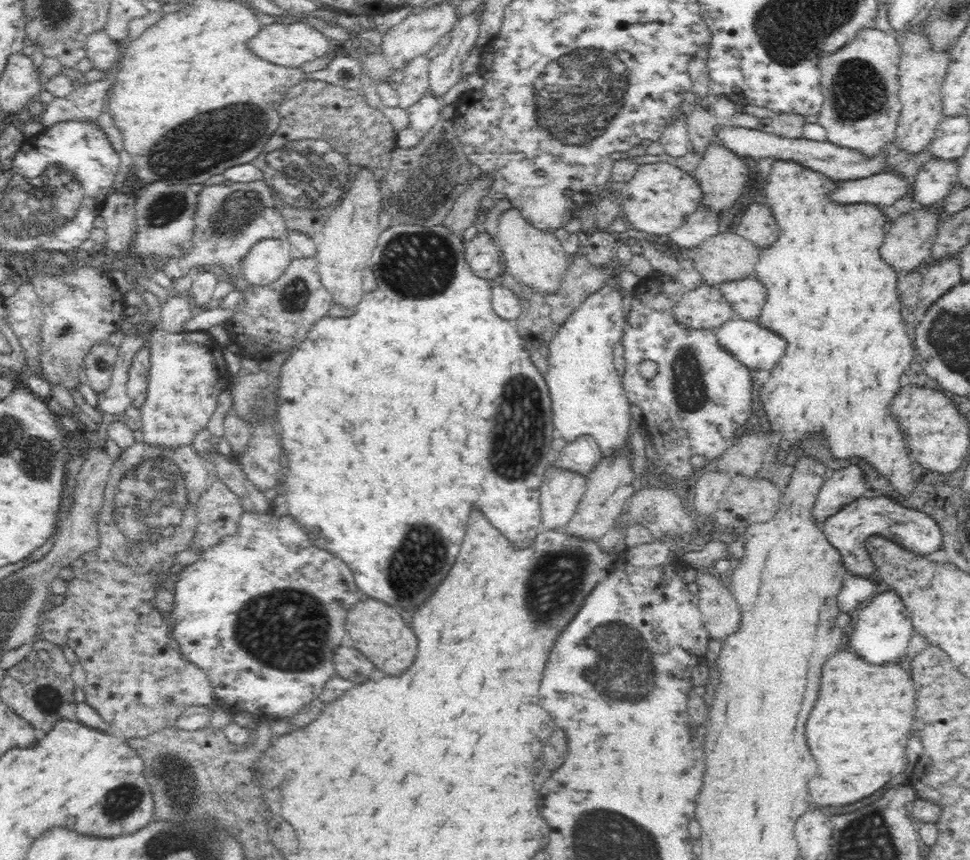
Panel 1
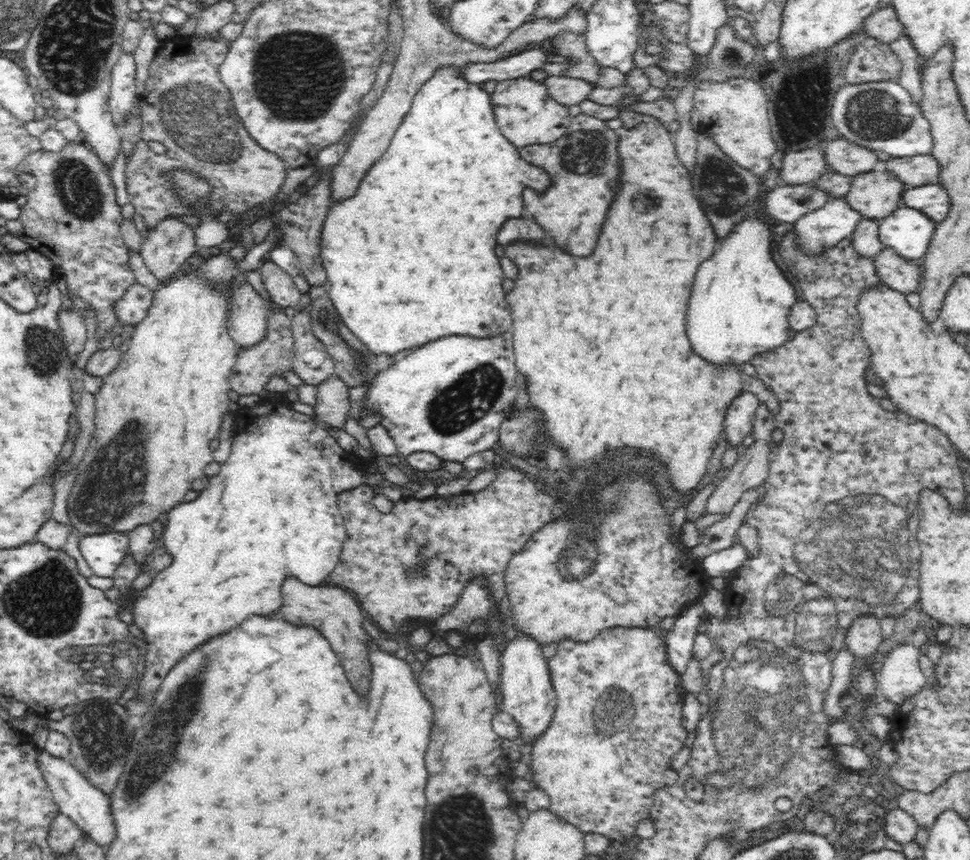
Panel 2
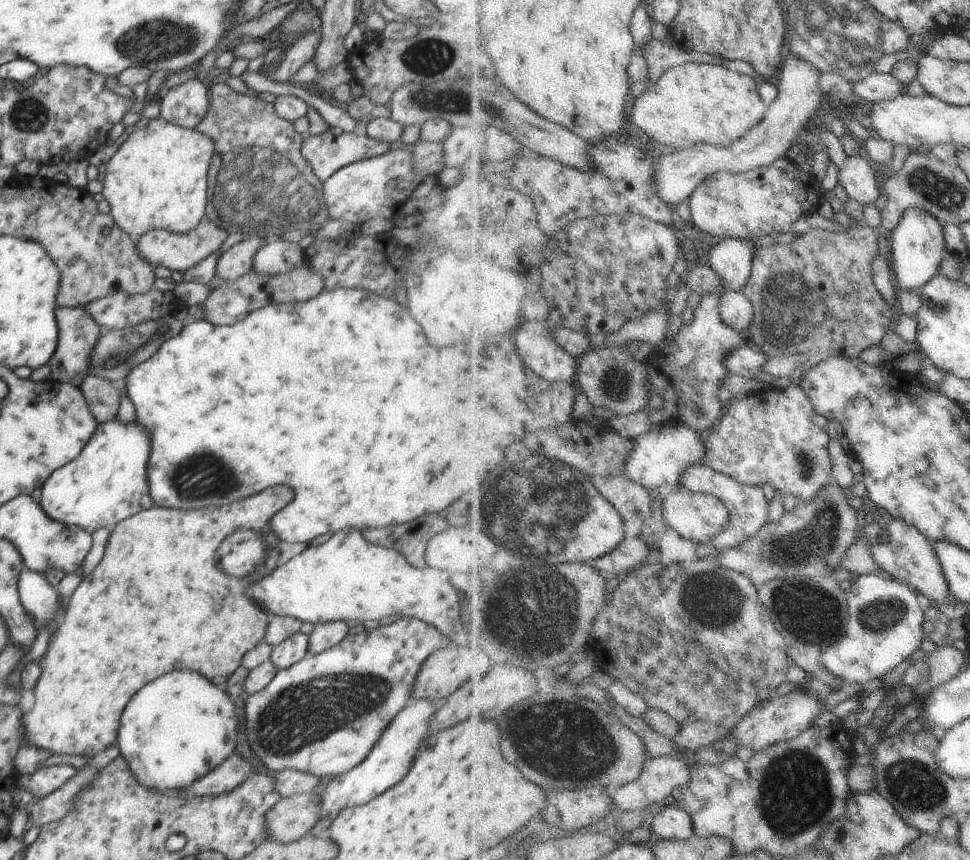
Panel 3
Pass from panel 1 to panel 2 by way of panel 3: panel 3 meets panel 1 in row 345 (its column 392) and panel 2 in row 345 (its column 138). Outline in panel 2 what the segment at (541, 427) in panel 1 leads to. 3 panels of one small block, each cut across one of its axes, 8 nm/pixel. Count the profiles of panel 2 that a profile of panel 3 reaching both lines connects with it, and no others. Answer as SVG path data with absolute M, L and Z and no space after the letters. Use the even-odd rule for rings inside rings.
M446 66L436 70L418 90L412 99L410 110L405 114L396 129L388 148L364 175L358 186L358 192L350 200L334 201L324 219L321 233L322 266L326 276L326 296L332 301L344 324L352 334L372 352L372 354L400 357L404 353L420 348L428 342L434 342L442 336L473 336L474 338L492 337L513 328L509 304L502 290L502 268L498 264L496 252L496 234L508 218L520 218L525 214L525 203L520 194L524 188L534 192L544 192L551 184L551 178L545 170L522 160L516 148L497 128L493 113L491 94L486 93L478 84L463 79L463 66Z

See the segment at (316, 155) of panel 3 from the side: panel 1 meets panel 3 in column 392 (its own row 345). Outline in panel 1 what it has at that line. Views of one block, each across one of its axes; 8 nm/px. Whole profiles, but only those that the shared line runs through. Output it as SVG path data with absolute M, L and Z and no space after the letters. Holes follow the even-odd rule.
M147 345L138 350L134 361L130 366L127 378L127 393L131 398L131 404L140 408L147 397L147 382L151 368L150 349Z

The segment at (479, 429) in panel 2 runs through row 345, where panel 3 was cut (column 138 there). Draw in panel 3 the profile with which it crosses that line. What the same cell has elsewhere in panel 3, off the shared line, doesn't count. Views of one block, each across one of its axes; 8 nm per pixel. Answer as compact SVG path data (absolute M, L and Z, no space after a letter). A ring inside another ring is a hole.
M117 417L110 422L97 424L92 438L88 444L78 453L78 458L74 458L70 464L57 468L48 476L46 482L40 490L40 506L42 510L56 522L66 524L66 526L80 526L86 532L93 533L99 528L113 529L119 522L130 518L138 512L148 510L150 504L154 506L150 498L150 488L148 488L148 460L150 460L150 450L152 442L146 432L146 428L136 422L136 420L124 423Z

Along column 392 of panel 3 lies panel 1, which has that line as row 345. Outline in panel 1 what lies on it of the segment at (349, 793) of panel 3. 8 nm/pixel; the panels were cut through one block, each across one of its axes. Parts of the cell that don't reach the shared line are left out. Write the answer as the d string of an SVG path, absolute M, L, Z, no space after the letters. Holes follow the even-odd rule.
M736 317L714 331L719 345L750 370L771 370L786 350L784 339L755 319Z

